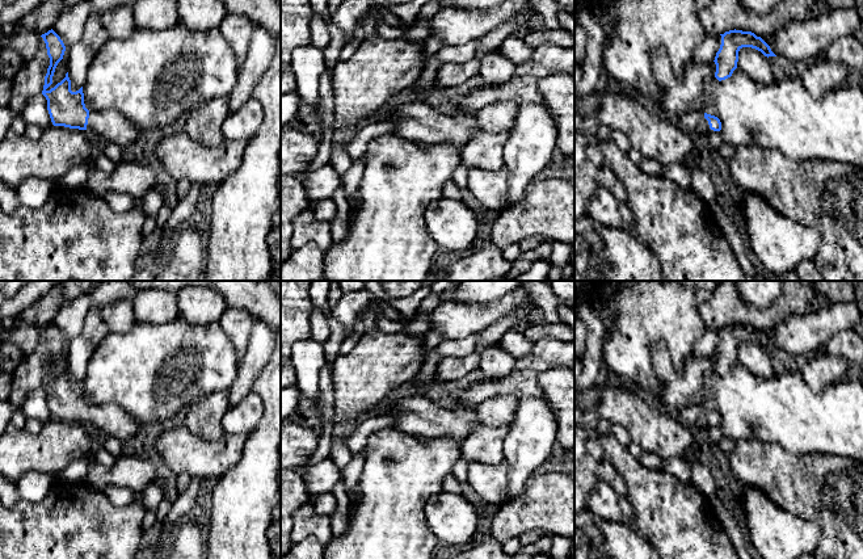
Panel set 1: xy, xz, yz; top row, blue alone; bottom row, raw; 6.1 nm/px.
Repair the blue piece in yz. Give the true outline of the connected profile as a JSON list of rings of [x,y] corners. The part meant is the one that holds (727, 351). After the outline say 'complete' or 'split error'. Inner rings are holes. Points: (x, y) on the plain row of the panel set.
[[[729,324],[721,329],[721,339],[715,350],[715,371],[721,375],[732,370],[737,362],[738,345],[742,341],[752,341],[761,345],[765,350],[776,350],[770,340],[752,325]]]; complete

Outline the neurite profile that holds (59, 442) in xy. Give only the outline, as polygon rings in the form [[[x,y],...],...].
[[[50,420],[38,434],[8,426],[0,436],[0,475],[12,483],[28,471],[52,475],[92,451],[87,424]]]

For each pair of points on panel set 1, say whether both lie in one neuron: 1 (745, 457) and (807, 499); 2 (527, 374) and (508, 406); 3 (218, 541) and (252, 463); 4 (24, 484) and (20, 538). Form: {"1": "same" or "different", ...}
{"1": "same", "2": "different", "3": "same", "4": "different"}

